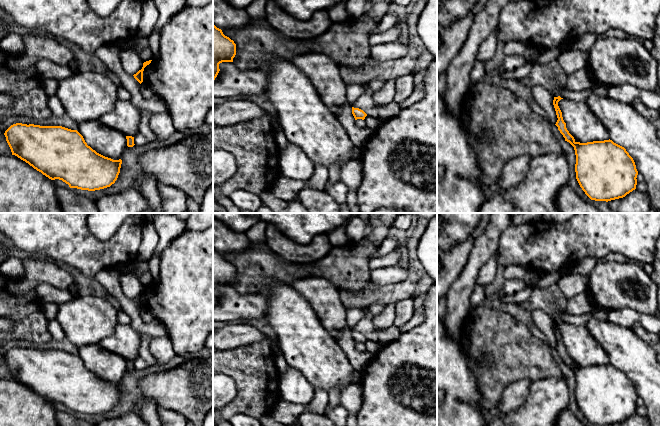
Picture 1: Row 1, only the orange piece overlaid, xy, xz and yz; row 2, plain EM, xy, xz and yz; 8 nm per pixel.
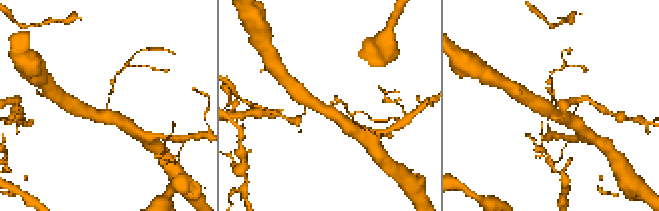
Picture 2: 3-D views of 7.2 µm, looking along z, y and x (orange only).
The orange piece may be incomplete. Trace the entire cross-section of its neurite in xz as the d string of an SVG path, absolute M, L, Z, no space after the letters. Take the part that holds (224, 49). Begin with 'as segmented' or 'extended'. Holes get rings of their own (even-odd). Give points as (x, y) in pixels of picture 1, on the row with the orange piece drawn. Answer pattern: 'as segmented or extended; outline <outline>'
as segmented; outline M213 24L213 81L217 77L222 62L233 62L236 44Z

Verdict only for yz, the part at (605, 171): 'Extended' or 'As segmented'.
As segmented

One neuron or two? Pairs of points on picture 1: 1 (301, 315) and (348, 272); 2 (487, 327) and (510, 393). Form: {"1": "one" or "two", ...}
{"1": "two", "2": "two"}

